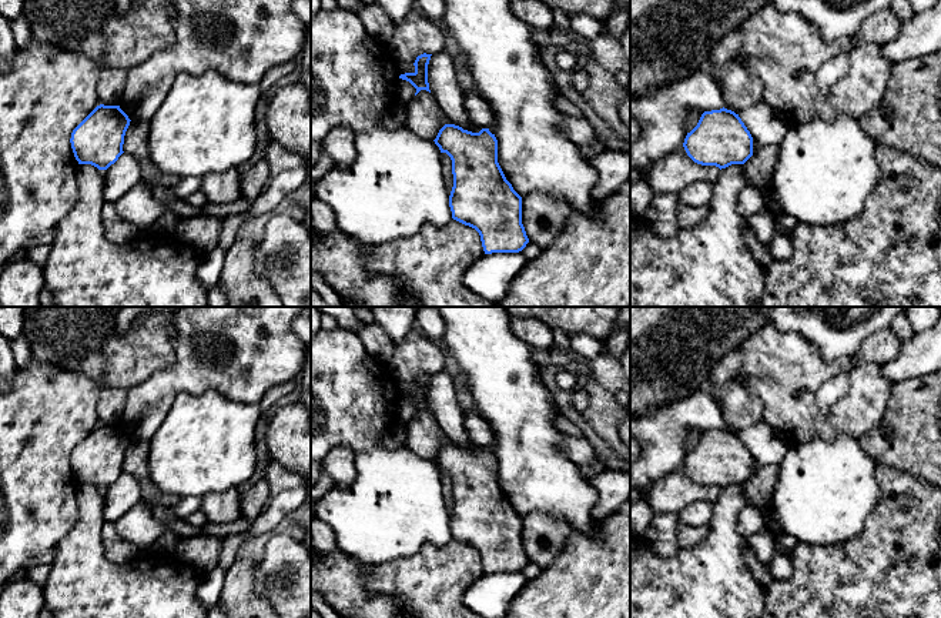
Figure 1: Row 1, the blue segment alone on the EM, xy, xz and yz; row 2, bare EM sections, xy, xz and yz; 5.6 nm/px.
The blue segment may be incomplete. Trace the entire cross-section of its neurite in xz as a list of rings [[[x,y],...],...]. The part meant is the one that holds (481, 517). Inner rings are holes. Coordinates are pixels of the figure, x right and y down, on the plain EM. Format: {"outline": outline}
{"outline": [[[445,444],[433,461],[441,472],[446,472],[452,480],[453,507],[449,515],[452,538],[479,552],[485,574],[522,571],[529,562],[522,544],[522,517],[506,500],[498,482],[495,454],[489,448],[472,452],[455,444]]]}

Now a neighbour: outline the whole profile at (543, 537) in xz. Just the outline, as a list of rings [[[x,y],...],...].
[[[546,512],[522,517],[522,544],[526,555],[542,569],[549,568],[563,552],[572,532],[567,522]]]

